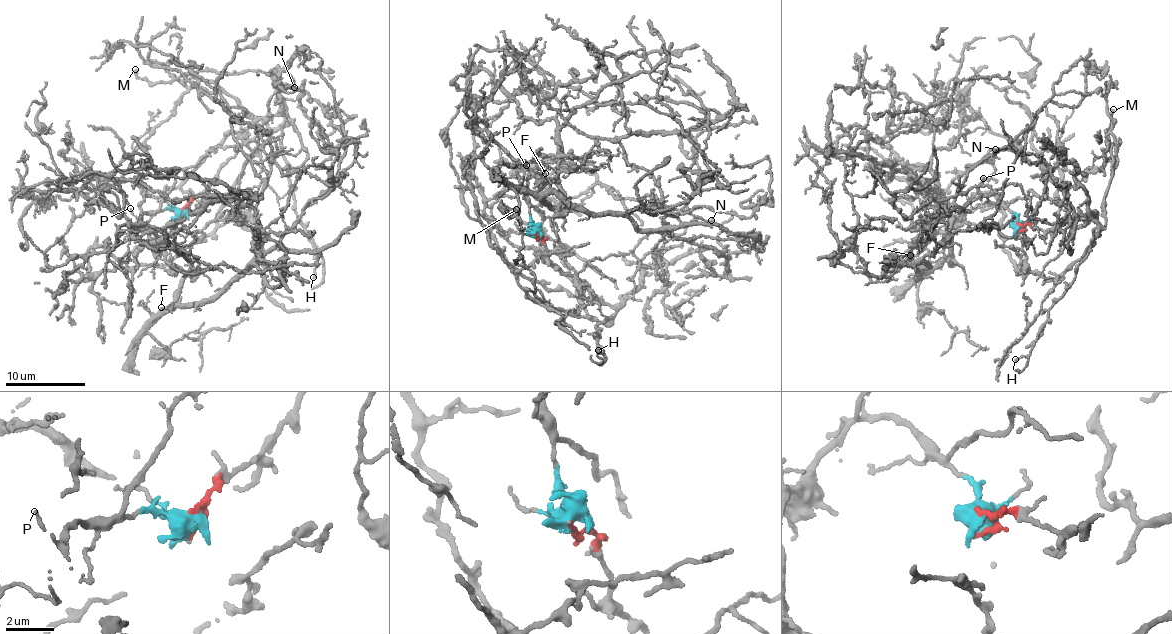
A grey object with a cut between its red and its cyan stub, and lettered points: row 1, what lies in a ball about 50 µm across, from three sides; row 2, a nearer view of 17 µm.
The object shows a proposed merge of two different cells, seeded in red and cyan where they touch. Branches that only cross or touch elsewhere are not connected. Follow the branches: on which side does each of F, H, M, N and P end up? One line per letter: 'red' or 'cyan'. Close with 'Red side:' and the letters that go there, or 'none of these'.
F: cyan
H: red
M: red
N: red
P: cyan
Red side: H, M, N

